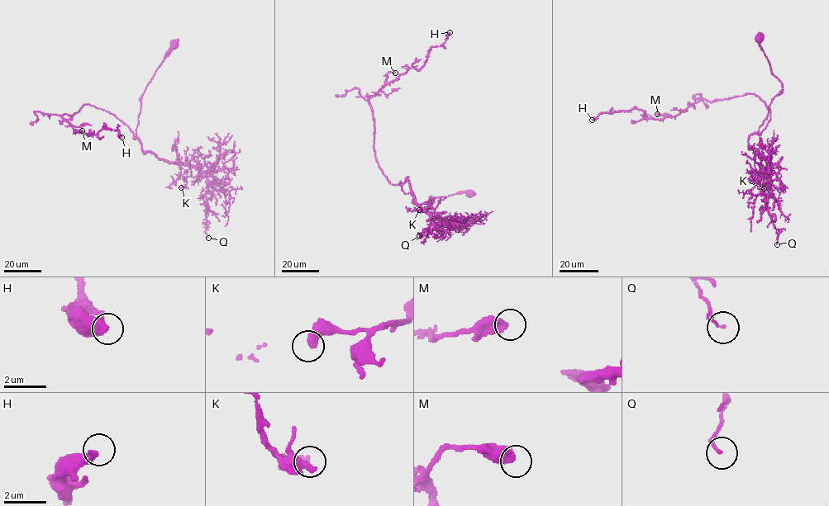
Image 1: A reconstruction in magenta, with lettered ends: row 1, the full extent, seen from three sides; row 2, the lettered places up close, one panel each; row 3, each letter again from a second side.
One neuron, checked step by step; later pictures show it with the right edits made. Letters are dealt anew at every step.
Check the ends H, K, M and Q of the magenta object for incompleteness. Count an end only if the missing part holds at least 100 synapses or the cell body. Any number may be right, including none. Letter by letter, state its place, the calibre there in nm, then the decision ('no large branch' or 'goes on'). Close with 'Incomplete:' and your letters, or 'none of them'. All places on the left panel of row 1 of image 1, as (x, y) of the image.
H: (121, 137) | 380 nm | no large branch
K: (181, 187) | 440 nm | no large branch
M: (82, 130) | 550 nm | no large branch
Q: (208, 238) | 110 nm | no large branch
Incomplete: none of them

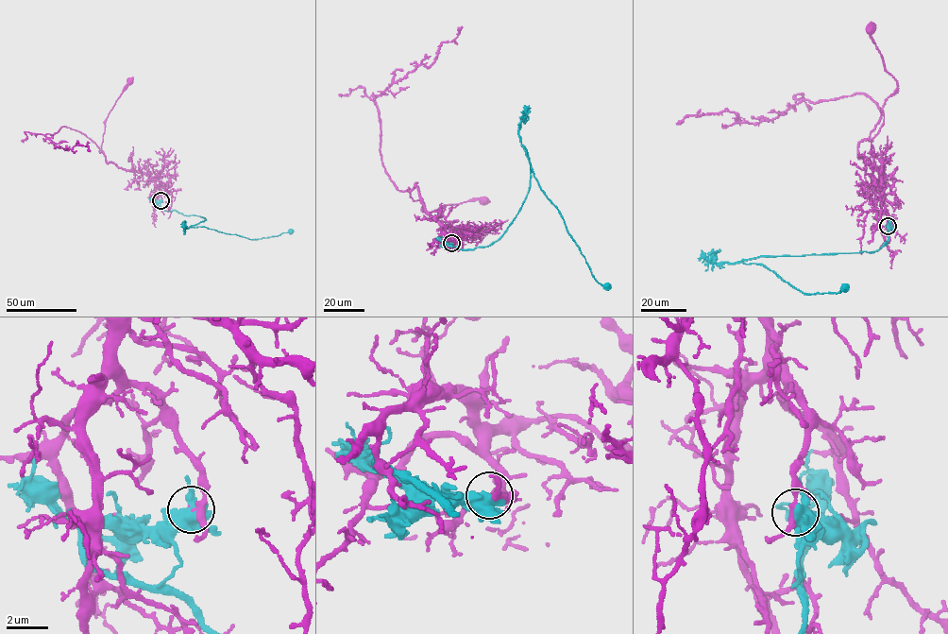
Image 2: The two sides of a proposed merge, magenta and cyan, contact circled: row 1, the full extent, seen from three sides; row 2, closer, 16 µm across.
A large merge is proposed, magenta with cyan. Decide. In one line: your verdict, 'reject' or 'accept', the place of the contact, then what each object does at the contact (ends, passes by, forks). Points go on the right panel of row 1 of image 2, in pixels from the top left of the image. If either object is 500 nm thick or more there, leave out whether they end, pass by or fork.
reject; at (888, 226); magenta passes by; cyan forks there

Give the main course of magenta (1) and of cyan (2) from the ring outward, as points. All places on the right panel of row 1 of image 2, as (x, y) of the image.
1: (888, 226), (884, 177), (859, 157), (857, 149), (858, 143), (878, 132), (885, 100), (897, 88), (871, 29)
2: (888, 226), (887, 243), (874, 252), (758, 256), (742, 261), (762, 264), (804, 293), (837, 293), (844, 286)

